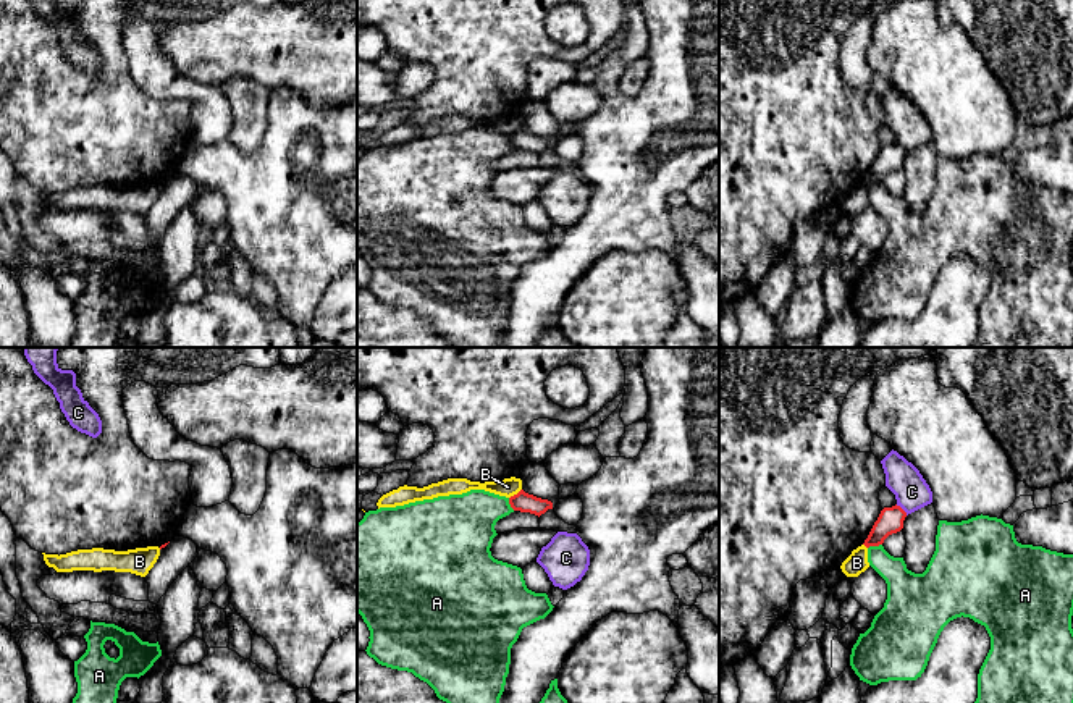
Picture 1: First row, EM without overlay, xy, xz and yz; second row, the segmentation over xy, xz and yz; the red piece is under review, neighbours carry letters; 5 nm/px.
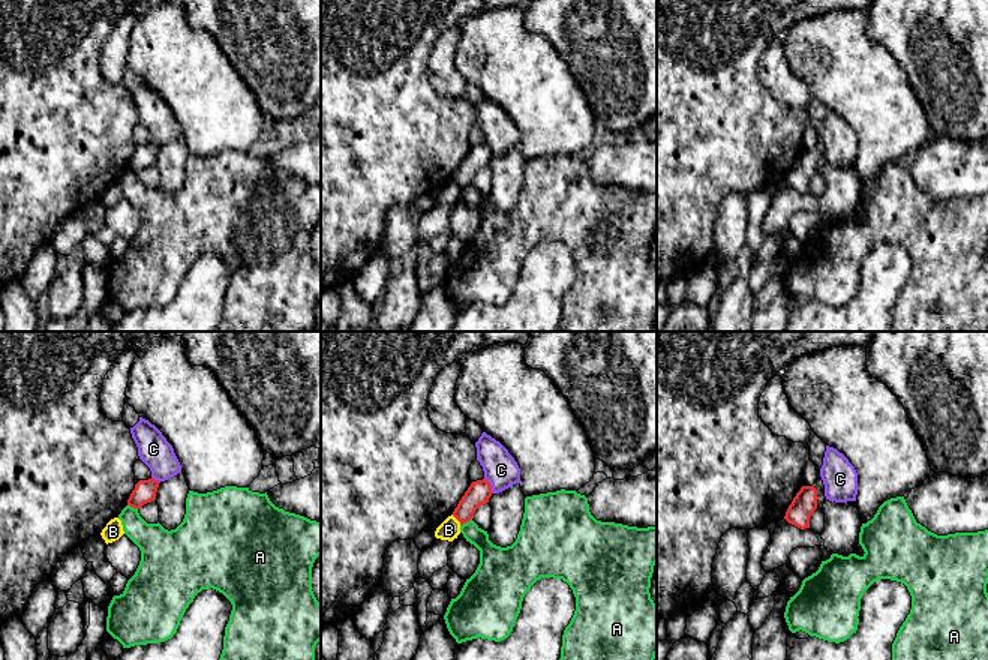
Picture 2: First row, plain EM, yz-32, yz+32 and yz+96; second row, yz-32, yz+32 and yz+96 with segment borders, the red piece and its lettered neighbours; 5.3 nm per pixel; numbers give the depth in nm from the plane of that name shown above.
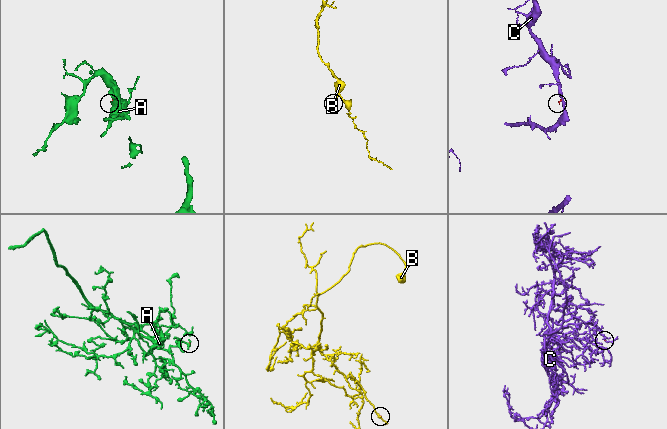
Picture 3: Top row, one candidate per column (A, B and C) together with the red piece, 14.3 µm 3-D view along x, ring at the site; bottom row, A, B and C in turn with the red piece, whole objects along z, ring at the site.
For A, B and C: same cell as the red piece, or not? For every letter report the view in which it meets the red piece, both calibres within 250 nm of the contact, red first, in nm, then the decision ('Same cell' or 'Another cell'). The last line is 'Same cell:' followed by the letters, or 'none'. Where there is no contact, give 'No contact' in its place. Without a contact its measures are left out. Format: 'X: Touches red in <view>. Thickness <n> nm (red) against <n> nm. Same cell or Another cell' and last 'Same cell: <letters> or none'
A: Touches red in yz. Thickness 130 nm (red) against 160 nm. Another cell
B: Touches red in xz. Thickness 100 nm (red) against 90 nm. Another cell
C: Touches red in yz. Thickness 130 nm (red) against 170 nm. Another cell
Same cell: none

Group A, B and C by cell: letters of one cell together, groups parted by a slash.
A / B / C

